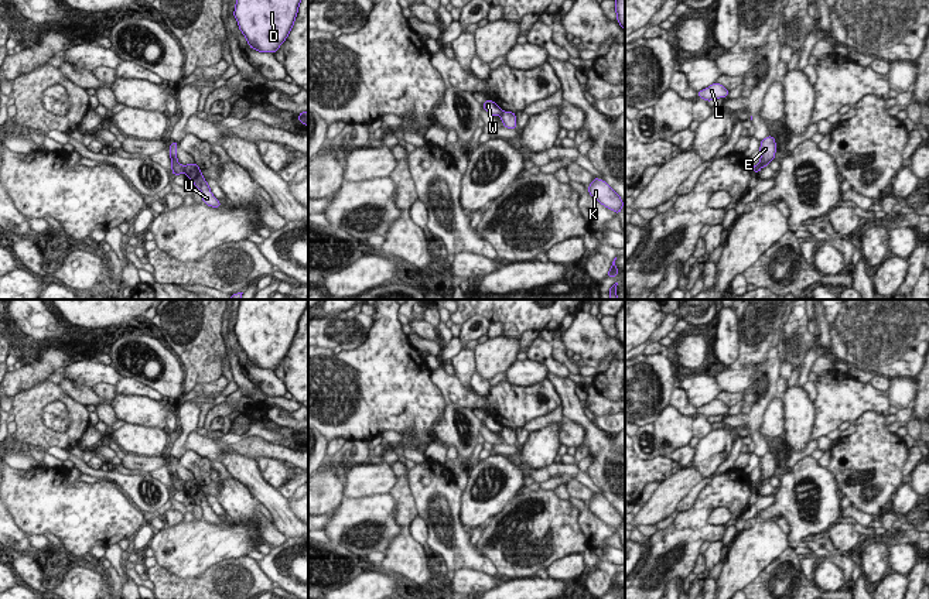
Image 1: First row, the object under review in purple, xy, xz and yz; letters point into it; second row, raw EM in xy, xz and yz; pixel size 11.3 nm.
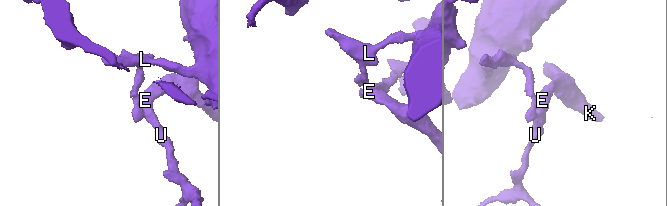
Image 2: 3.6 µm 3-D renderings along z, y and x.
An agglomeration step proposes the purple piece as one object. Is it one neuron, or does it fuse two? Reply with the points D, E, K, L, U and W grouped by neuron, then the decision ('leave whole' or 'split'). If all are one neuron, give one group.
groups D L W / E K U; split

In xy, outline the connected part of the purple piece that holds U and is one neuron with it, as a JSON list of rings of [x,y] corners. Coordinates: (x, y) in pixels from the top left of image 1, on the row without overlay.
[[[195,479],[184,482],[184,489],[188,492],[188,494],[195,500],[197,504],[202,509],[202,518],[205,518],[208,523],[219,524],[221,518],[211,510],[211,504],[208,503],[205,494],[201,490],[201,486]]]

